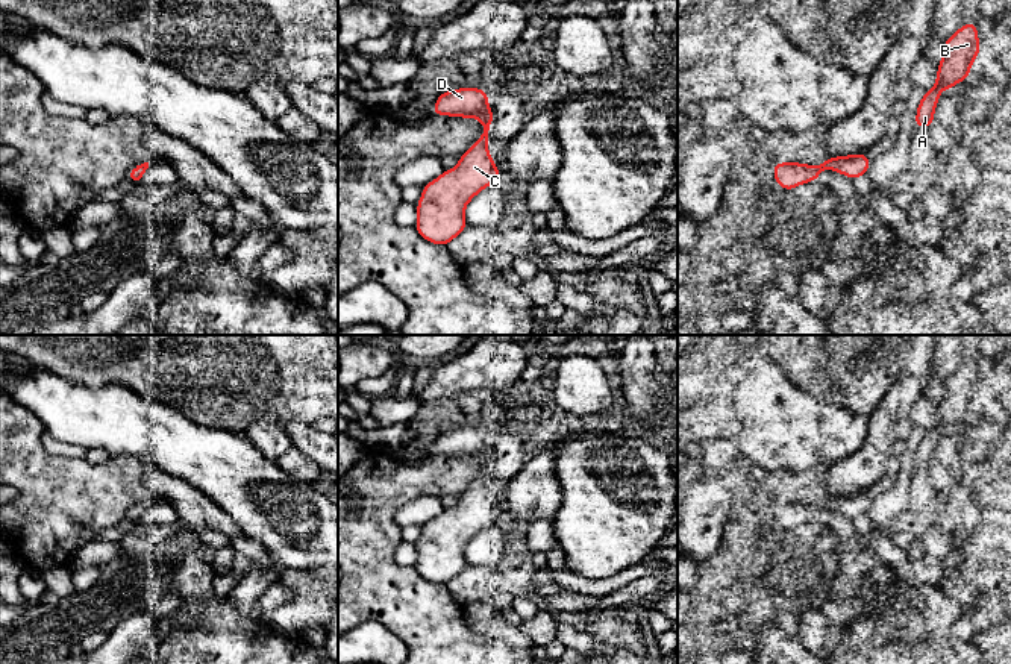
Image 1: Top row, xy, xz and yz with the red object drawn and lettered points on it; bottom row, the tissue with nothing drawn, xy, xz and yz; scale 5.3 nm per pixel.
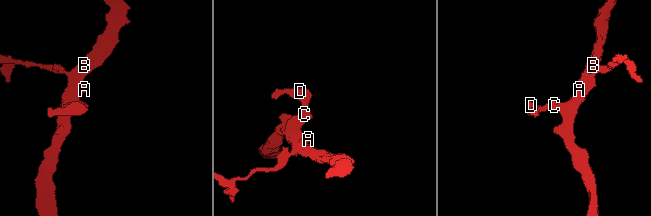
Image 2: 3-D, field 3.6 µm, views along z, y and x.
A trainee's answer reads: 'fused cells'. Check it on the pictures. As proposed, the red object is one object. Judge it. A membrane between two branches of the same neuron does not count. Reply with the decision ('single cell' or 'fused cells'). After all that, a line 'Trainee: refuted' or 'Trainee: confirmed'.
single cell
Trainee: refuted

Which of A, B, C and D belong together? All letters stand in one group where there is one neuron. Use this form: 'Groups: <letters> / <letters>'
Groups: A B C D

